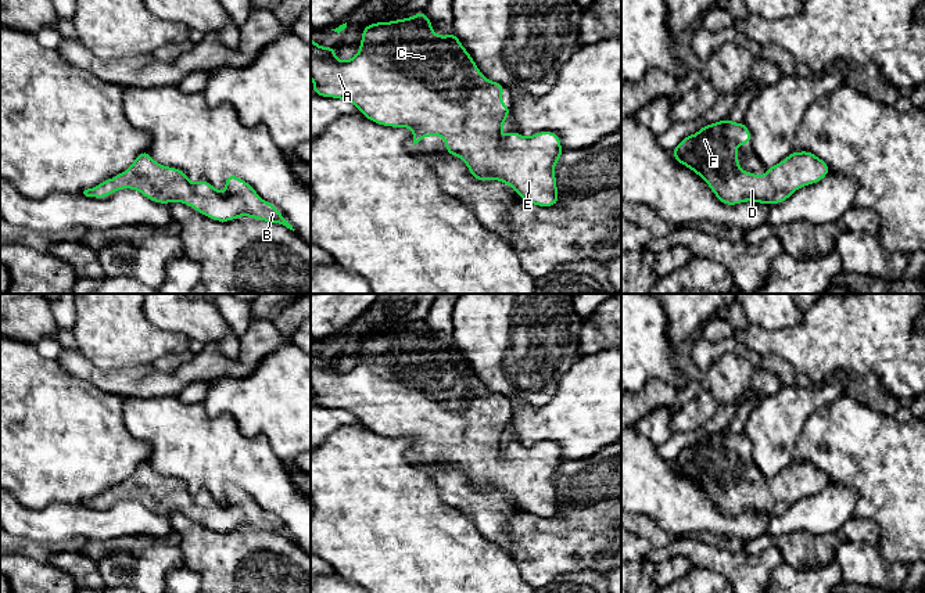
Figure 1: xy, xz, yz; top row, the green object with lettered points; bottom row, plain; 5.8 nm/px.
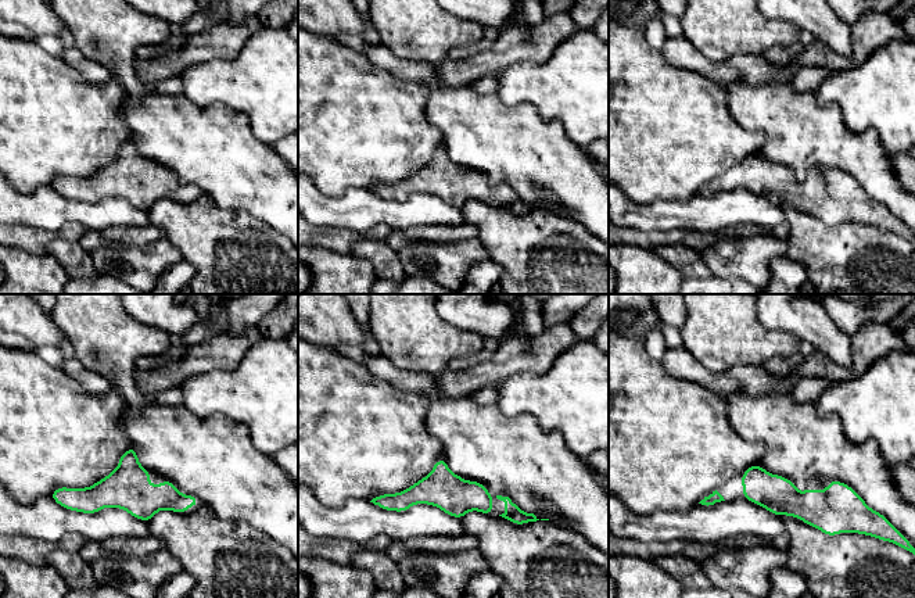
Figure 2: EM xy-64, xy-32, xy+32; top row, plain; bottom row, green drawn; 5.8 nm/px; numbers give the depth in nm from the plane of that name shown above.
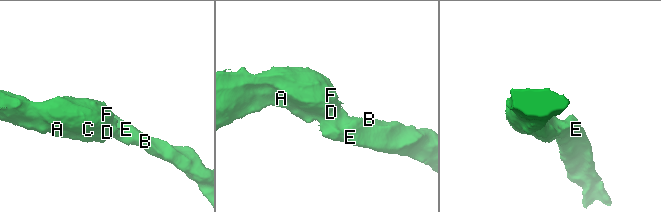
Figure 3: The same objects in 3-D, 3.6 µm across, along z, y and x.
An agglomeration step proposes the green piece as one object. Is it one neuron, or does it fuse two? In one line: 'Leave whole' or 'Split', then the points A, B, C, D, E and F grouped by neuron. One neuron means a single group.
Leave whole. Groups: A B C D E F

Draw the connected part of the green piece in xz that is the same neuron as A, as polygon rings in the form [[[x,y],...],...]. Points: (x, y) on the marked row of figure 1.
[[[424,11],[412,18],[391,22],[376,22],[363,28],[358,54],[348,61],[334,57],[337,48],[320,47],[311,37],[311,76],[313,94],[333,97],[352,103],[363,116],[377,125],[392,127],[410,127],[413,145],[427,136],[444,136],[445,151],[465,161],[476,180],[501,180],[512,186],[526,202],[537,206],[555,206],[559,201],[553,166],[564,150],[555,132],[538,132],[521,137],[512,130],[501,137],[502,125],[510,114],[510,107],[501,100],[505,86],[480,75],[480,69],[465,50],[455,33],[438,36],[433,32],[430,18]]]

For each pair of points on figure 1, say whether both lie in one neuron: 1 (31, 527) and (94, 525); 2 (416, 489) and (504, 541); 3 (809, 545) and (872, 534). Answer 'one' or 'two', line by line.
1: one
2: two
3: one

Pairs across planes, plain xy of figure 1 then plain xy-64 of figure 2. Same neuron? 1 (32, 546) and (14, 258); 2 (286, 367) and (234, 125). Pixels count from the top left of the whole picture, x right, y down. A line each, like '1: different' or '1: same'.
1: different
2: different

